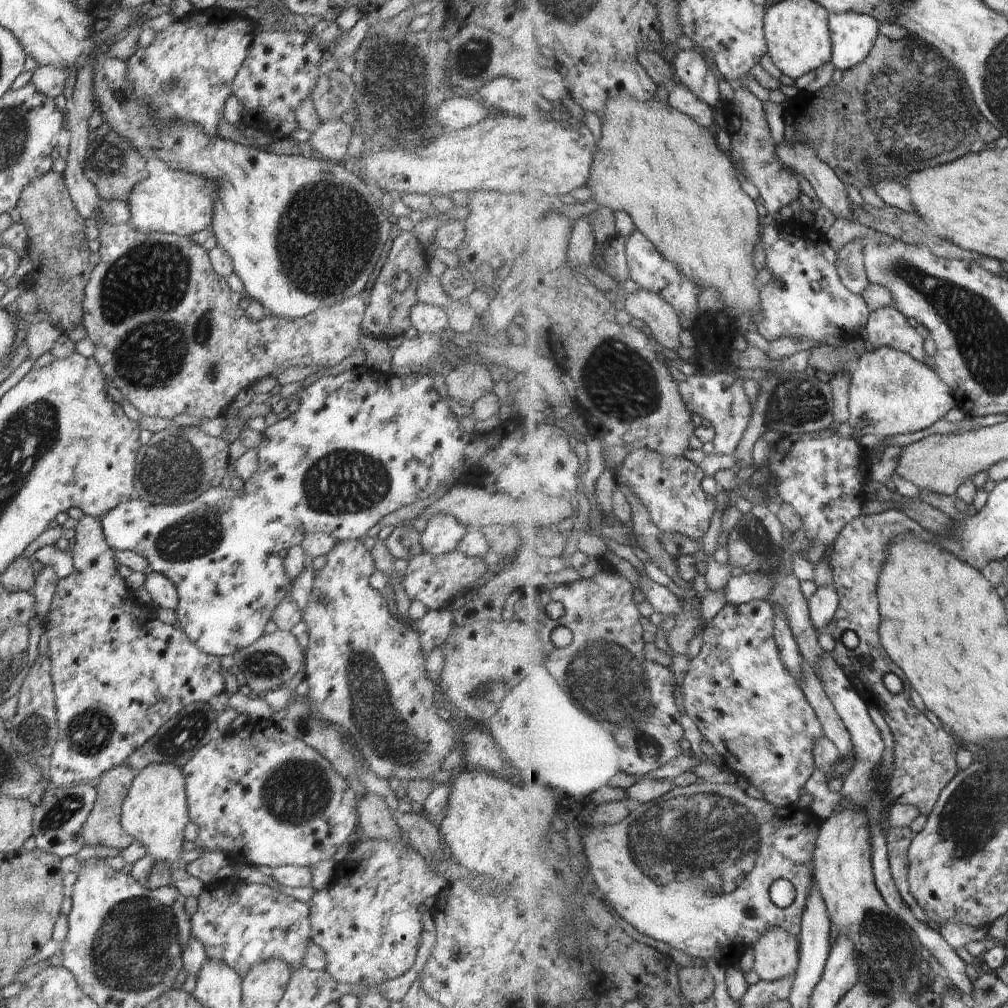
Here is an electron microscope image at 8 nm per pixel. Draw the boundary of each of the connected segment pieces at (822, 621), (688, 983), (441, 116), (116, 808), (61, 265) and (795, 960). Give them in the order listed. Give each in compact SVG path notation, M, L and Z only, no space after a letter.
M835 585L824 586L809 598L812 618L820 633L828 632L828 626L834 622L840 610L841 597Z
M706 966L682 967L680 976L682 986L684 986L684 994L694 1004L706 1002L714 996L716 980Z
M452 97L446 99L440 108L436 110L438 122L444 128L456 130L456 128L468 128L486 120L490 111L482 108L482 105L467 97Z
M122 763L101 775L100 782L96 786L96 802L90 810L86 822L82 825L82 836L90 846L106 846L106 848L124 852L126 847L134 842L134 838L128 832L124 832L124 828L122 828L121 808L136 772L130 766Z
M53 170L24 186L16 210L30 240L26 252L30 254L32 269L24 279L36 294L38 311L46 310L48 320L66 334L82 322L84 288L92 272L85 233L87 222L76 210L63 176Z
M774 928L754 948L755 972L761 980L776 981L796 974L801 961L801 938Z

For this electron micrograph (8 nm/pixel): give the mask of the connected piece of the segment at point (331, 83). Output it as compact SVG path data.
M342 69L319 76L312 91L312 104L321 121L340 119L344 112L353 112L356 84Z

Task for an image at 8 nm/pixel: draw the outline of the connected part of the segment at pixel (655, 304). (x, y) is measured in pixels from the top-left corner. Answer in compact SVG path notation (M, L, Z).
M640 286L633 294L626 295L626 309L636 318L643 319L647 331L661 343L668 356L682 346L682 332L678 311L660 292Z

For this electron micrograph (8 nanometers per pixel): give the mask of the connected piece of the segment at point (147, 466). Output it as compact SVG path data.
M167 427L150 438L147 444L141 445L136 455L135 497L150 504L178 505L196 500L202 492L220 486L224 477L229 476L230 442L221 437L212 437L198 427Z

